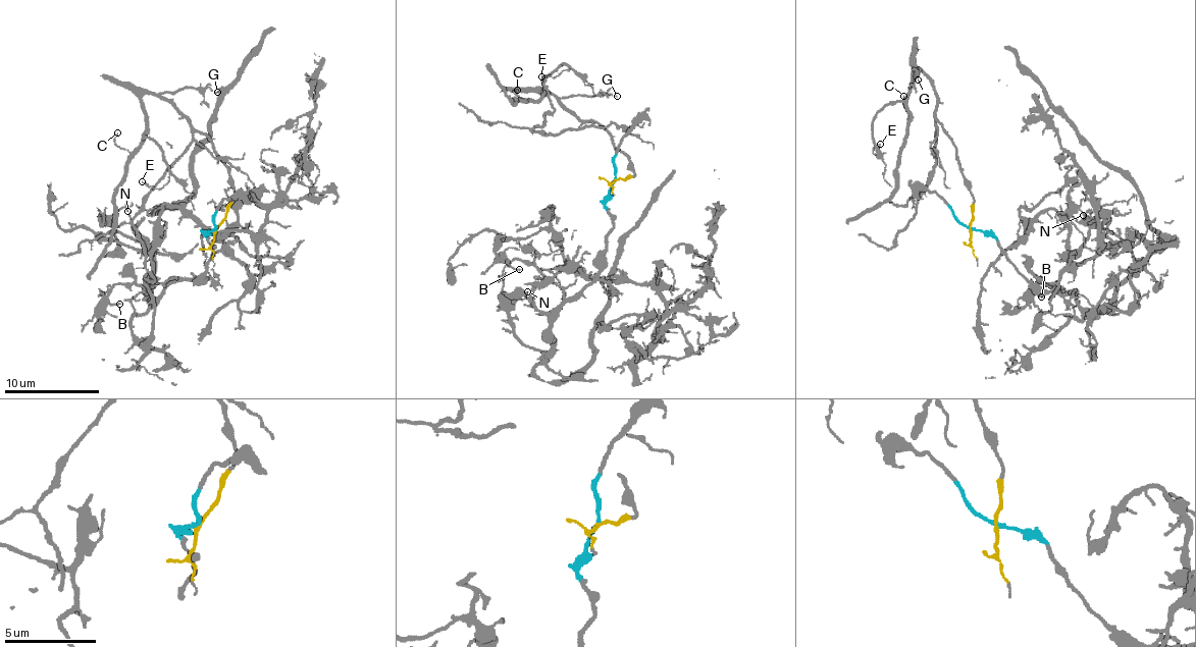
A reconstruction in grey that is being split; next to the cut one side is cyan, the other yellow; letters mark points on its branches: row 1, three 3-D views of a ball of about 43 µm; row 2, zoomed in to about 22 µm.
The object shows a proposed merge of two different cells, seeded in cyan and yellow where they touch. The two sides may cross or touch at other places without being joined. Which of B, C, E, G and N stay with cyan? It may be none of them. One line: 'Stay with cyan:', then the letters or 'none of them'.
Stay with cyan: B, N

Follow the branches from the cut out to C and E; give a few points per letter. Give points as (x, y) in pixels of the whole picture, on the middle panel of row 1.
C: (615, 180), (633, 174), (629, 159), (595, 121), (577, 119), (546, 91), (534, 100), (517, 91)
E: (615, 180), (633, 175), (612, 139), (541, 90), (563, 63), (570, 67), (541, 77)

